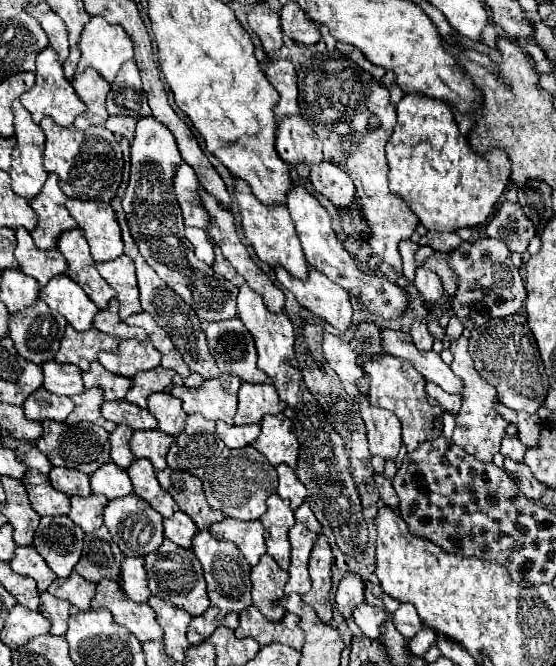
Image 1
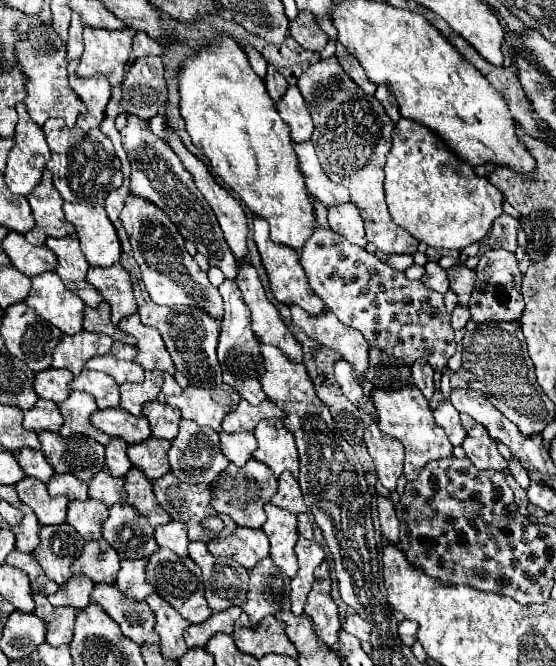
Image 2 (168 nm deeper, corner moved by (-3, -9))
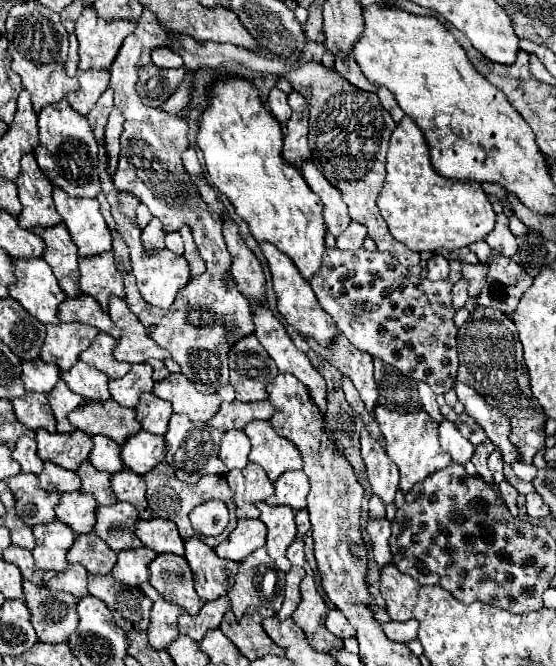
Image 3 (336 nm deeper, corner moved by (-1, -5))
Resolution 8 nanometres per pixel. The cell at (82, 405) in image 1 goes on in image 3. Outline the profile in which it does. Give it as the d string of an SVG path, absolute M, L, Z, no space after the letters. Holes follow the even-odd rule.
M63 380L57 382L57 386L47 394L47 398L49 398L49 406L51 406L51 410L53 410L53 414L55 414L55 420L57 420L57 432L77 430L77 428L73 428L73 426L69 424L67 416L69 416L69 412L73 412L75 408L79 408L79 406L85 402L85 398L81 398L79 394L73 394L73 392L65 386Z

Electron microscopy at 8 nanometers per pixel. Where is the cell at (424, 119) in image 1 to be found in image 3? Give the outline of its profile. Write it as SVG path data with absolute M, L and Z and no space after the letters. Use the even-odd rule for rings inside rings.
M403 116L391 134L387 176L377 206L395 240L411 250L457 250L483 240L495 226L495 212L479 182L451 180L437 174L429 160L429 146L417 124Z

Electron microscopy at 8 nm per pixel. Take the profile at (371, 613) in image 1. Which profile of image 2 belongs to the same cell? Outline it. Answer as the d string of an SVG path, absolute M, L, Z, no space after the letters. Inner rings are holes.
M349 612L349 614L345 614L343 630L347 634L353 634L355 638L359 638L361 642L367 642L369 640L369 634L371 634L371 624L365 622L363 618L359 618L355 612Z

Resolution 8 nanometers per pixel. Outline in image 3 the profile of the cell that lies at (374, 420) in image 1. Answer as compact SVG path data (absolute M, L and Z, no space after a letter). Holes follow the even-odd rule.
M365 428L361 430L361 456L367 466L367 478L373 488L373 494L381 496L385 504L391 502L399 484L397 464L391 462L383 440L373 438Z

